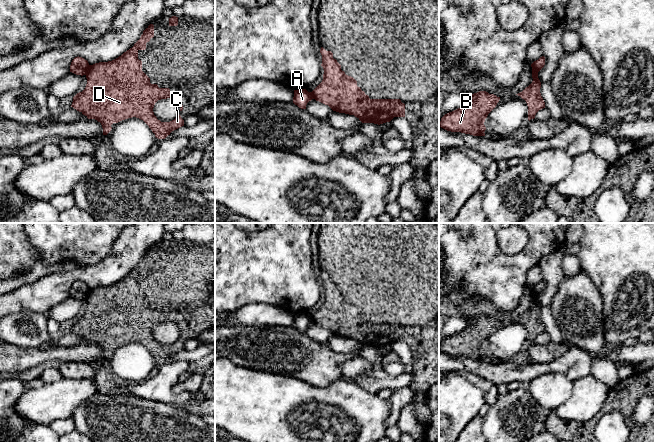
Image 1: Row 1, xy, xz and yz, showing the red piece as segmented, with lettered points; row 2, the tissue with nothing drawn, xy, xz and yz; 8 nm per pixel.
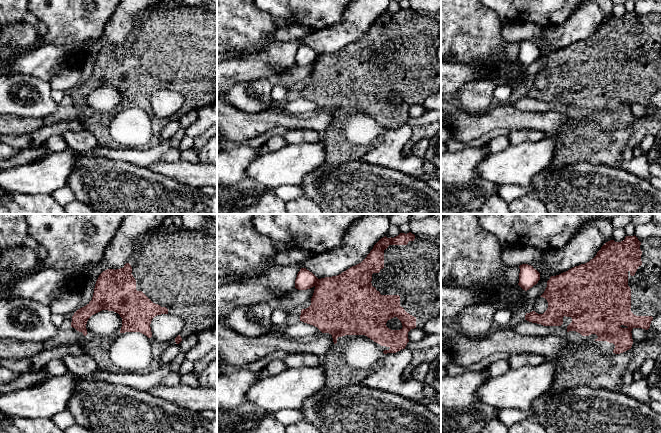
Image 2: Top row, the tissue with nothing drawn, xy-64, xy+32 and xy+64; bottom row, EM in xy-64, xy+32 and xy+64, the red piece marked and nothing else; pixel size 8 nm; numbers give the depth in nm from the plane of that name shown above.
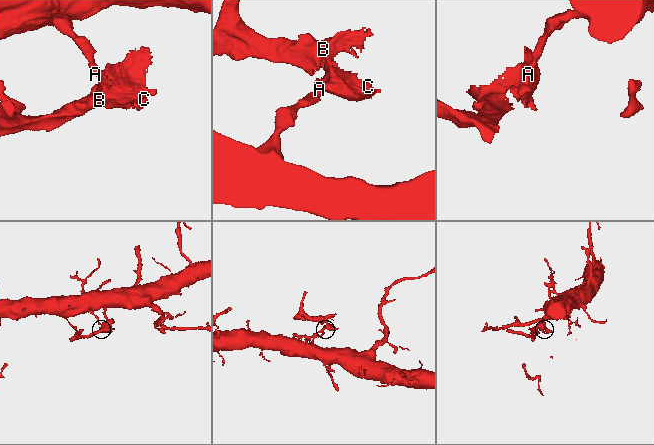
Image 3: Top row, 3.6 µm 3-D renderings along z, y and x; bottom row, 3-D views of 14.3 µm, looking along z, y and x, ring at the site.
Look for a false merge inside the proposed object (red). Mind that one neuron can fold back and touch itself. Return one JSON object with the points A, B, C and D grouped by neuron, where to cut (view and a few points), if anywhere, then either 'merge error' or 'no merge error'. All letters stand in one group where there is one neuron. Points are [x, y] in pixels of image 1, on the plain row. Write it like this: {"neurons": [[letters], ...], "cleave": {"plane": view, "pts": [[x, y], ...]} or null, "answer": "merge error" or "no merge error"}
{"neurons": [["A"], ["B", "C", "D"]], "cleave": {"plane": "xy", "pts": [[90, 289], [85, 298]]}, "answer": "merge error"}

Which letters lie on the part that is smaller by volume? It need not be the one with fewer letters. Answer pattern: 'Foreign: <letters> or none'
Foreign: B, C, D

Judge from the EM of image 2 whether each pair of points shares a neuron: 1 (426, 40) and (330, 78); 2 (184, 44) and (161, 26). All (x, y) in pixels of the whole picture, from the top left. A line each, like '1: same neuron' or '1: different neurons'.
1: same neuron
2: same neuron

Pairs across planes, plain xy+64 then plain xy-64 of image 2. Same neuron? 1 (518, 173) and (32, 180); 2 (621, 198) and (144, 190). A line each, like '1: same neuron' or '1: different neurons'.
1: same neuron
2: same neuron

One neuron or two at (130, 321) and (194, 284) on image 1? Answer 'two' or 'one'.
one

